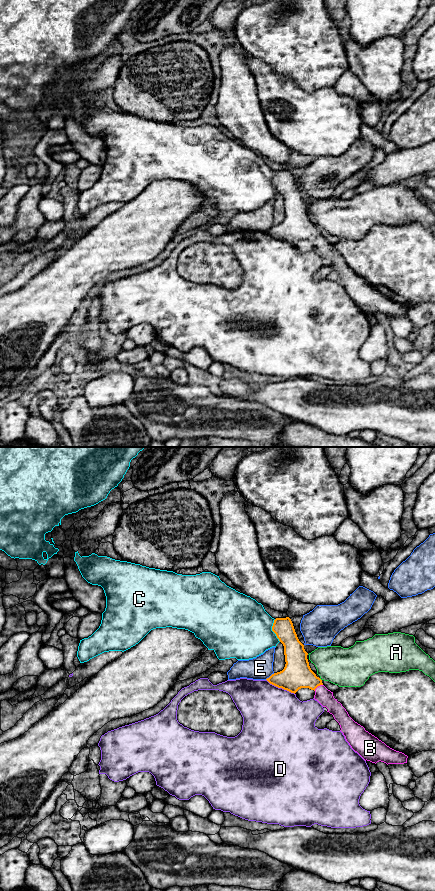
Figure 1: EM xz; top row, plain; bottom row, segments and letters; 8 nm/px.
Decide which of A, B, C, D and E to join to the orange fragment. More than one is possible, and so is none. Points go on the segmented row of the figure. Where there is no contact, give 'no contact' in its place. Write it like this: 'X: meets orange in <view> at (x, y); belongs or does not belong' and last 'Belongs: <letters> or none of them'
A: meets orange in xz at (320, 679); does not belong
B: meets orange in xz at (318, 685); belongs
C: meets orange in xz at (272, 630); does not belong
D: meets orange in xz at (280, 687); does not belong
E: meets orange in xz at (270, 676); does not belong
Belongs: B

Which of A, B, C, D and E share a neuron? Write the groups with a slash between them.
A / B / C / D / E

